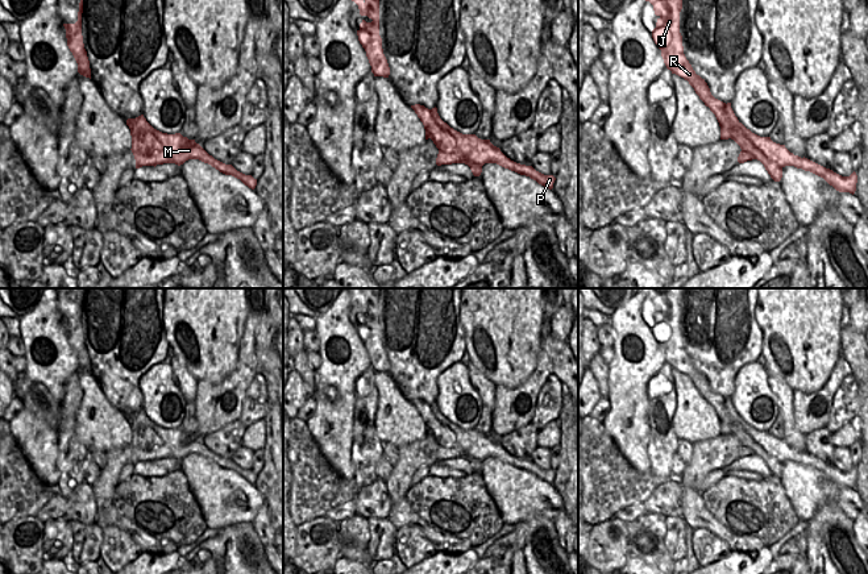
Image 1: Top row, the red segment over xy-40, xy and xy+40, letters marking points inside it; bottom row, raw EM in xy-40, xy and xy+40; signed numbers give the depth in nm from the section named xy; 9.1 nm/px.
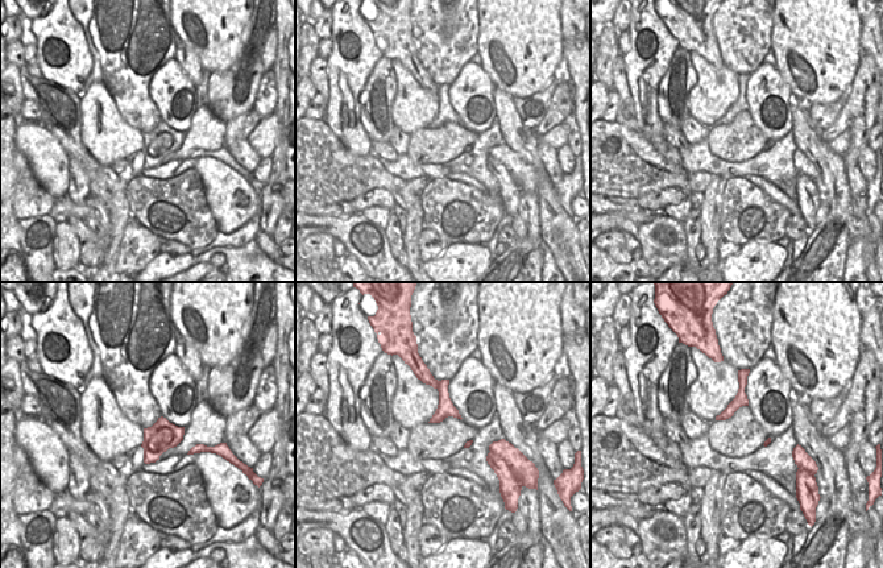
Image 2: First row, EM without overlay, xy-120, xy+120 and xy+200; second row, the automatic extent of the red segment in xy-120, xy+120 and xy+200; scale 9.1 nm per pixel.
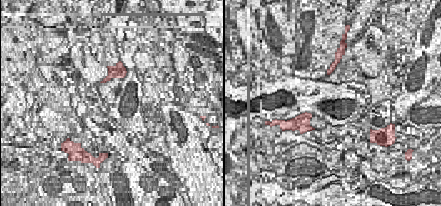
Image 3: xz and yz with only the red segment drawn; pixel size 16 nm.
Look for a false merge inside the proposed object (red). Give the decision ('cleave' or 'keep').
cleave

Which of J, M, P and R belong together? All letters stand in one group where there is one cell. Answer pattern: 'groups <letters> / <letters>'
groups J R / M P

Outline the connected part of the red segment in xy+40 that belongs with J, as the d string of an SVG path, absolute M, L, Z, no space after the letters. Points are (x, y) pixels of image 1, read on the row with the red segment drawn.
M645 0L653 5L655 14L659 17L656 28L652 30L652 38L661 50L661 57L668 70L676 74L694 88L695 93L705 103L706 107L715 115L719 126L731 133L739 146L747 137L755 145L749 153L755 159L760 161L771 178L780 182L782 178L782 167L769 161L761 149L772 142L771 137L760 137L747 129L742 122L732 122L726 112L726 103L715 99L705 79L695 74L692 65L684 54L682 36L680 33L680 12L682 9L682 0Z

